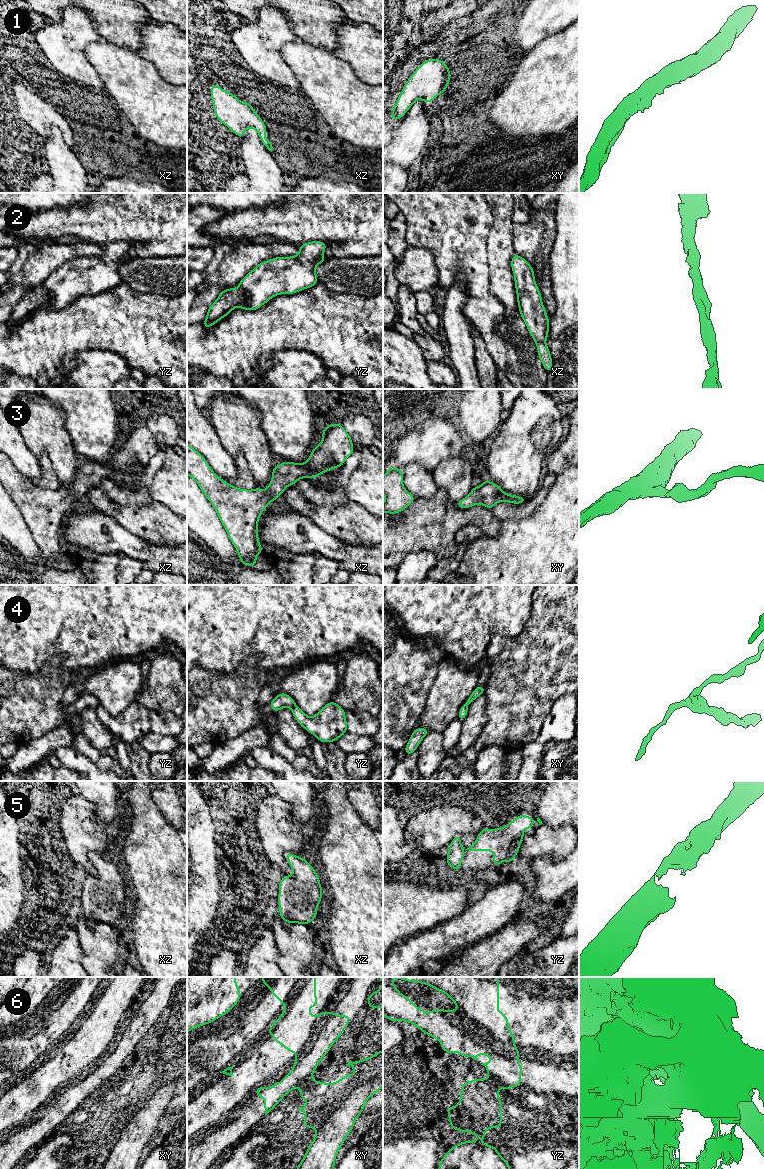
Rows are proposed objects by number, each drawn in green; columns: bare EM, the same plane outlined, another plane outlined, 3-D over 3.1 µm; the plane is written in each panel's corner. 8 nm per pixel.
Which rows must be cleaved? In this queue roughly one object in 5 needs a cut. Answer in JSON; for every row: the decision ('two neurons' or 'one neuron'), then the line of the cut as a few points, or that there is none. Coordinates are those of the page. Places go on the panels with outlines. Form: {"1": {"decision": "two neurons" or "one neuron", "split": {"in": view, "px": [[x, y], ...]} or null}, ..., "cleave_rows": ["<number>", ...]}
{"1": {"decision": "one neuron", "split": null}, "2": {"decision": "one neuron", "split": null}, "3": {"decision": "one neuron", "split": null}, "4": {"decision": "two neurons", "split": {"in": "yz", "px": [[295, 704], [291, 707]]}}, "5": {"decision": "one neuron", "split": null}, "6": {"decision": "two neurons", "split": {"in": "yz", "px": [[490, 1078], [501, 1082], [508, 1088]]}}, "cleave_rows": ["4", "6"]}

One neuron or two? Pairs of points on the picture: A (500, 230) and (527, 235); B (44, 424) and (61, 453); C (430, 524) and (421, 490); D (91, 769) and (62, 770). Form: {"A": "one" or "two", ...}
{"A": "two", "B": "one", "C": "two", "D": "two"}

